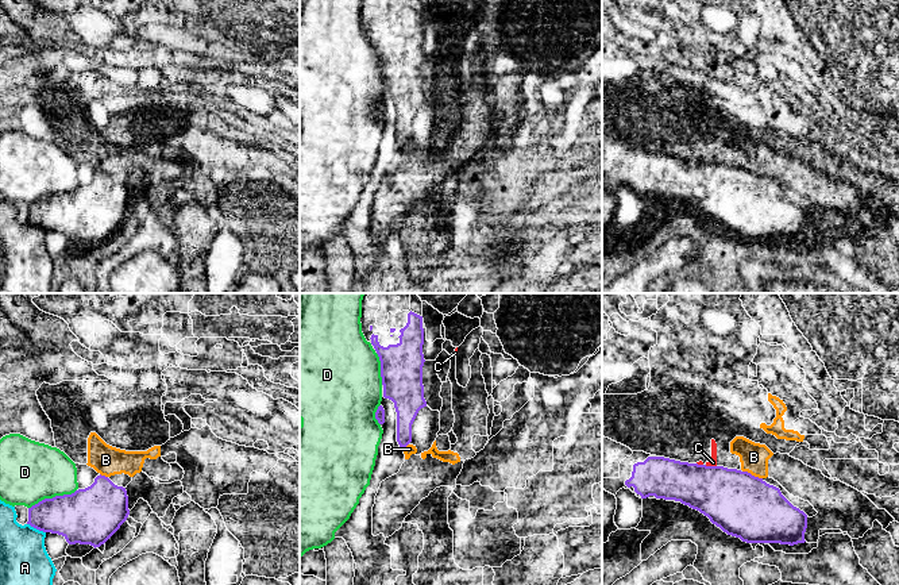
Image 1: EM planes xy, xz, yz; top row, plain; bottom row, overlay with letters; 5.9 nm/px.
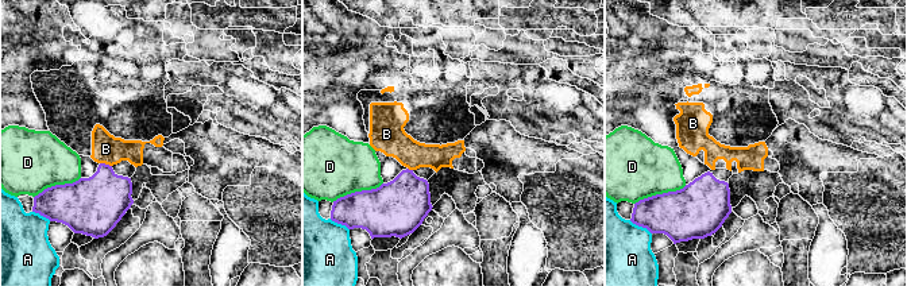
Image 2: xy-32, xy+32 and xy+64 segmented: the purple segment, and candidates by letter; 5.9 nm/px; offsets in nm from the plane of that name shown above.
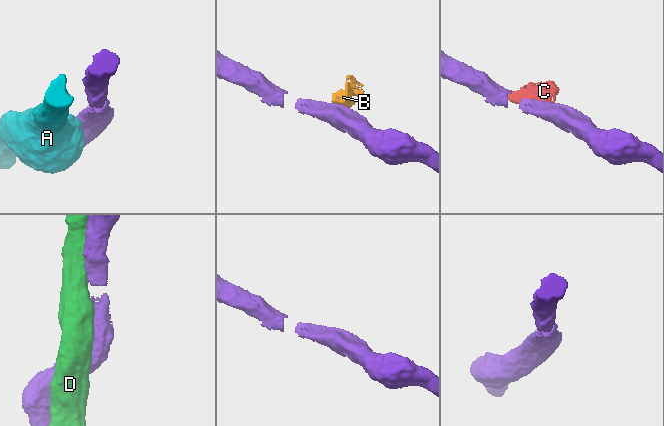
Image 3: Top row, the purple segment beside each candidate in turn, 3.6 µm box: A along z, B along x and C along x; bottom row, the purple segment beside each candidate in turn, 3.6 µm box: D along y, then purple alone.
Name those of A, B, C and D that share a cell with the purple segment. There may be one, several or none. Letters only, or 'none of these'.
none of these

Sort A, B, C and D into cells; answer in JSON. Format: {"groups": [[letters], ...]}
{"groups": [["A"], ["B", "C"], ["D"]]}

